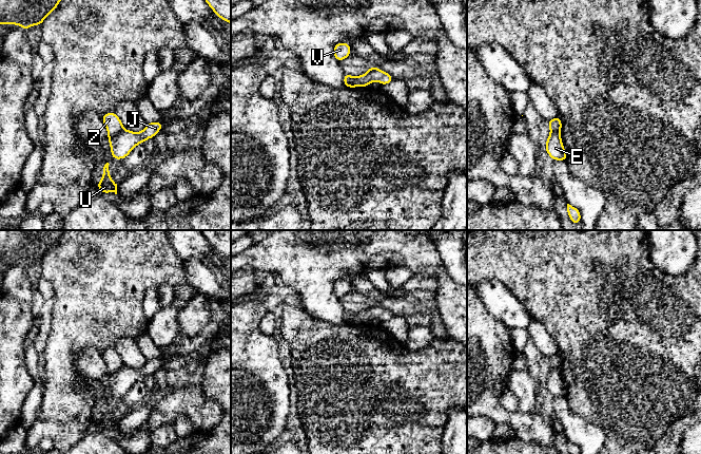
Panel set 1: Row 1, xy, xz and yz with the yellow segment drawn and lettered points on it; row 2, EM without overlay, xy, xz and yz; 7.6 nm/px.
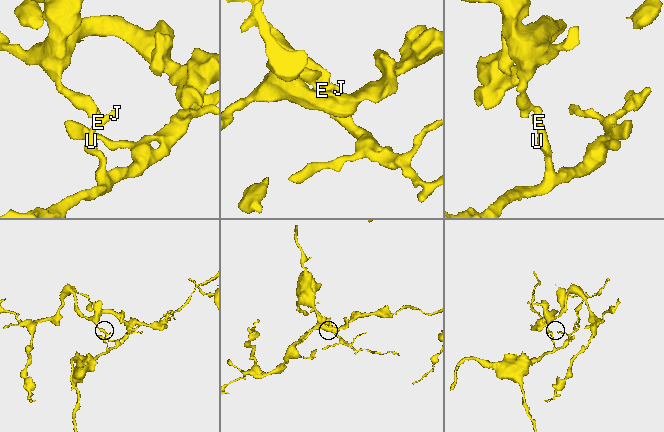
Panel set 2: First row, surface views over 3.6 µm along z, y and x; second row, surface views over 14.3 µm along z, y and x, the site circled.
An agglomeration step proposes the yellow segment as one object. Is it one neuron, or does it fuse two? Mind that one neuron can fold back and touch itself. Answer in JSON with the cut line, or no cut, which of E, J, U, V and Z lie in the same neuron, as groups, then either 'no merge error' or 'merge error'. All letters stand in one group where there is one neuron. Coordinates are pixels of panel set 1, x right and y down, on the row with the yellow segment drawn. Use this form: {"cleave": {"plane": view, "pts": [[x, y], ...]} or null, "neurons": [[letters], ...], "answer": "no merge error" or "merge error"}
{"cleave": {"plane": "xy", "pts": [[123, 129], [109, 137]]}, "neurons": [["E", "J", "U"], ["V", "Z"]], "answer": "merge error"}

